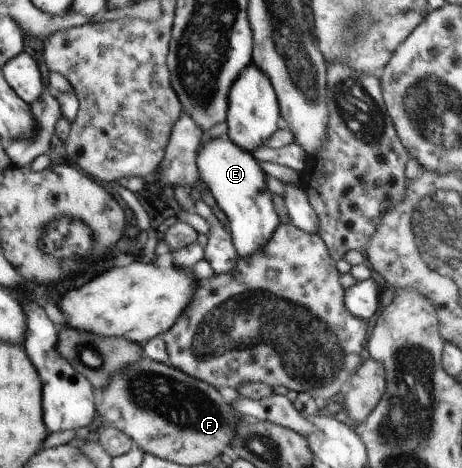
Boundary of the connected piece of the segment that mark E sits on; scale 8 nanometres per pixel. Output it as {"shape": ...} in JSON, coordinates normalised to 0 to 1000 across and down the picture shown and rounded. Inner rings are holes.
{"shape":[[[455,295],[426,327],[426,357],[433,385],[459,410],[470,440],[498,474],[498,500],[517,551],[541,551],[589,509],[593,491],[608,476],[589,412],[576,400],[576,370],[545,327],[515,316],[498,295]]]}

